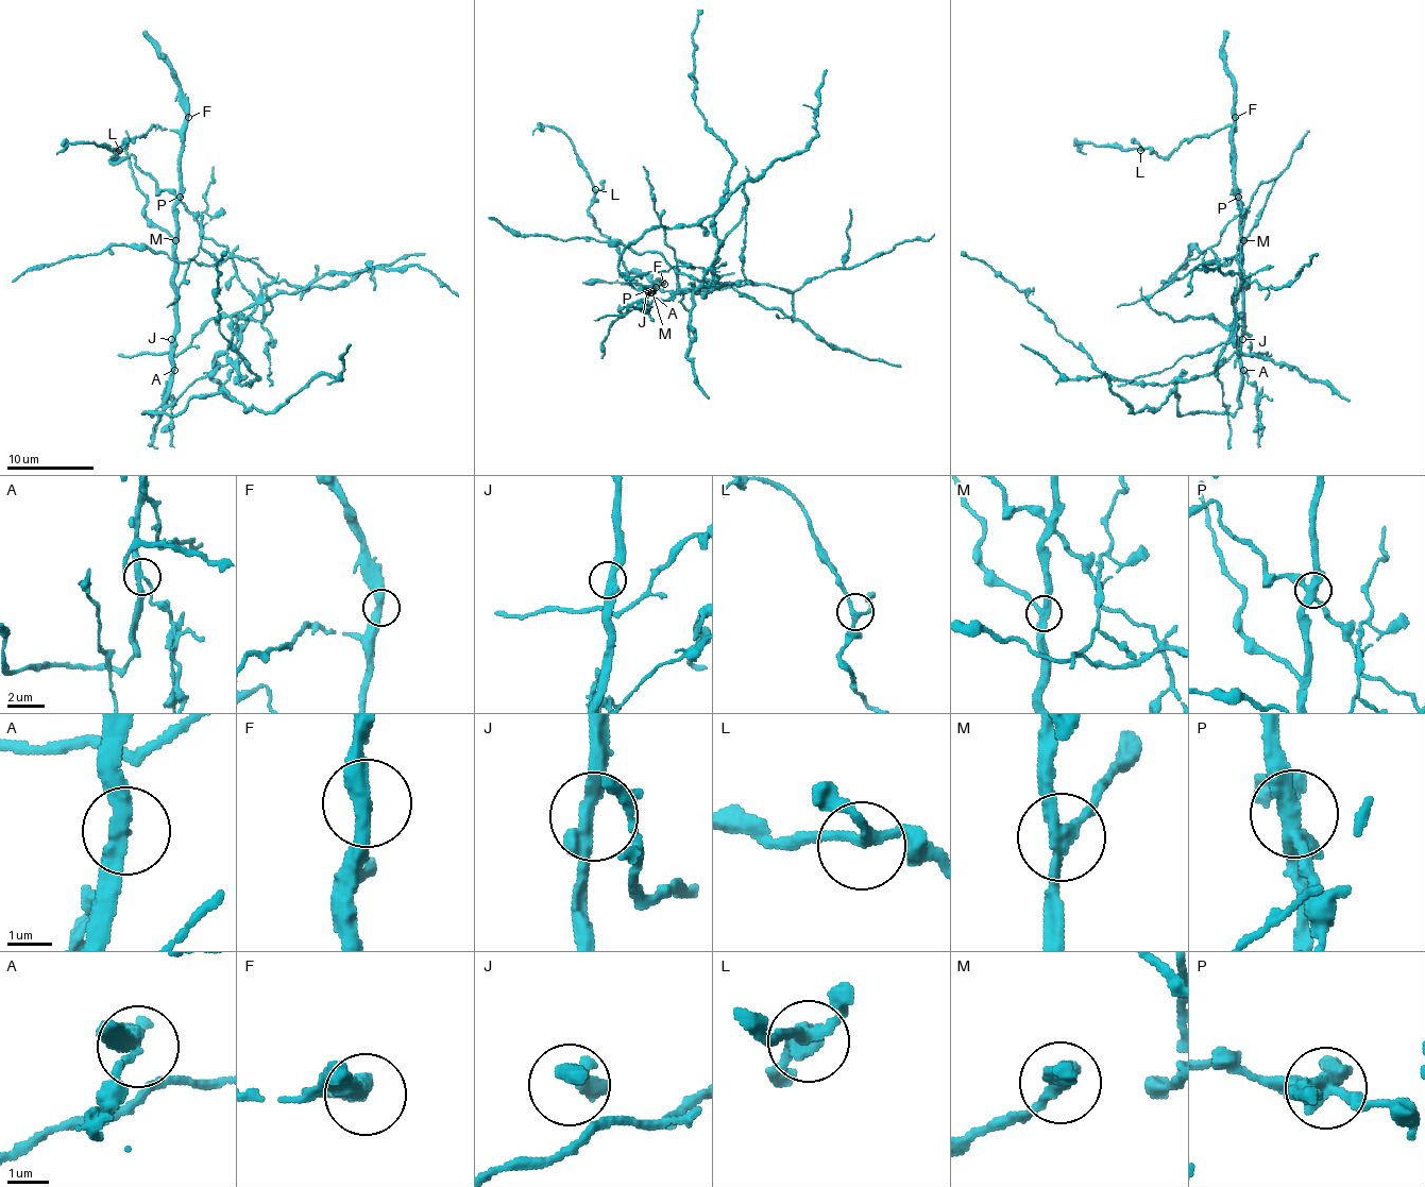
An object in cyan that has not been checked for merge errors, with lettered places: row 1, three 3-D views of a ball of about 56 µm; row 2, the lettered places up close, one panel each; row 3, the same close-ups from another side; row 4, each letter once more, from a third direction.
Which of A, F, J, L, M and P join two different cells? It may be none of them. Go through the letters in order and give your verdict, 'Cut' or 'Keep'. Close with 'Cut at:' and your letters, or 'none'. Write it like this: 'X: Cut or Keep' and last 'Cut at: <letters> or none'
A: Cut
F: Keep
J: Keep
L: Keep
M: Cut
P: Cut
Cut at: A, M, P

